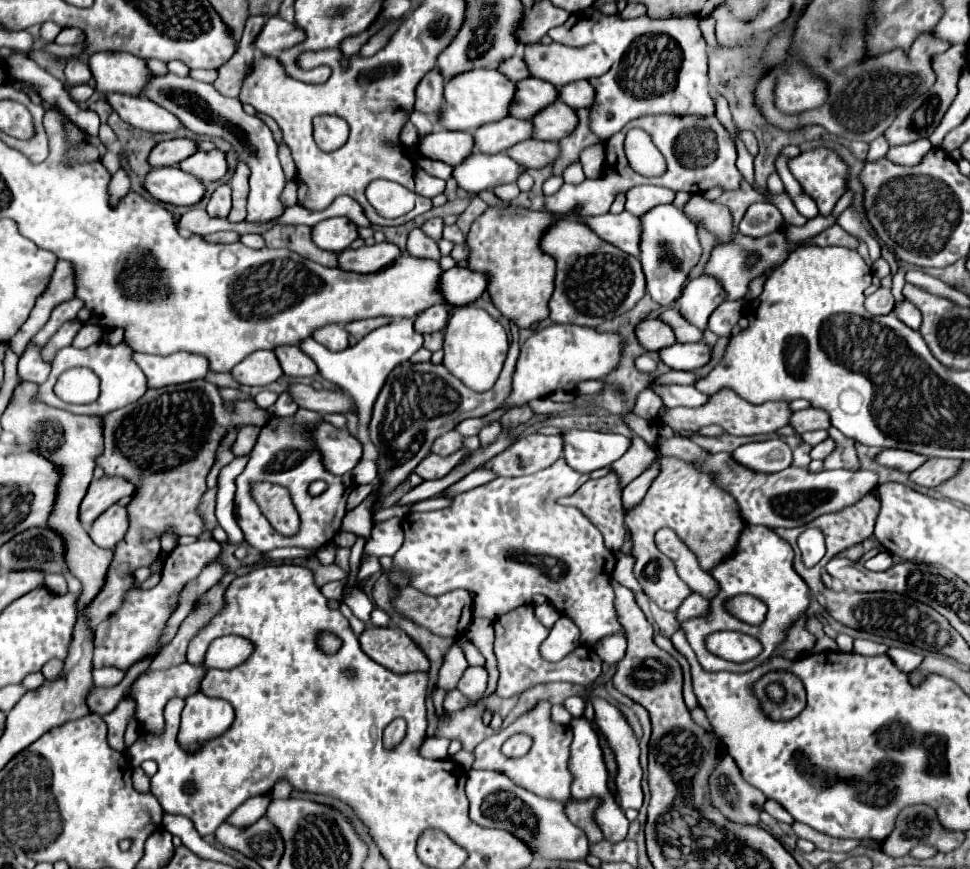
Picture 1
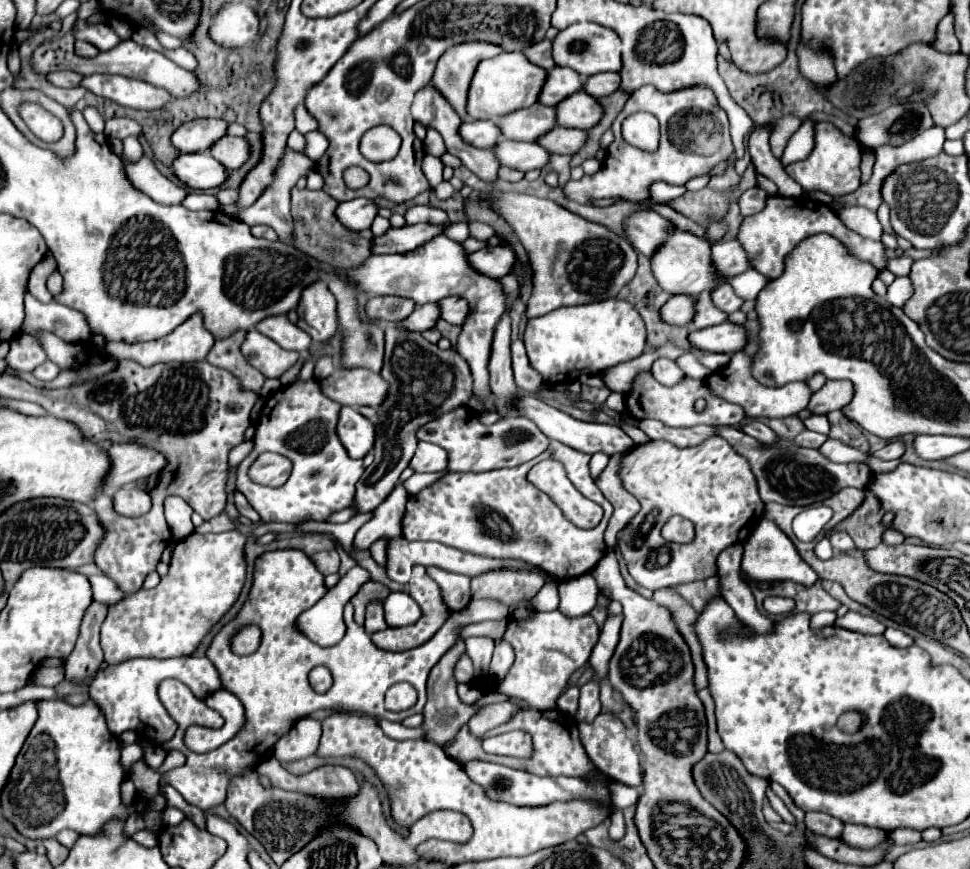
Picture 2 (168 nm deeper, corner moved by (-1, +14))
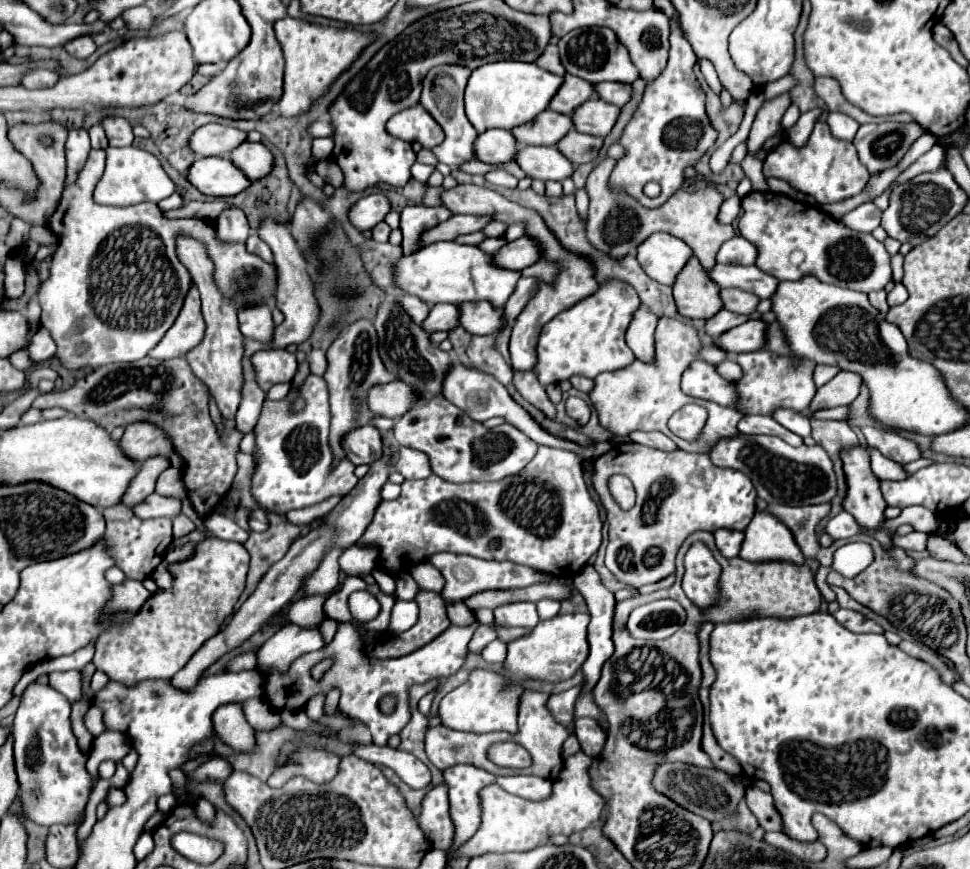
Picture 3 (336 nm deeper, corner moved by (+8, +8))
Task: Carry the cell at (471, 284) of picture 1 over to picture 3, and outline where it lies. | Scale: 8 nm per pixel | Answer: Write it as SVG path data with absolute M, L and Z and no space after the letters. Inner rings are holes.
M528 236L504 244L492 256L492 262L496 262L496 266L504 266L506 270L524 270L526 266L532 266L538 260L540 260L540 248Z

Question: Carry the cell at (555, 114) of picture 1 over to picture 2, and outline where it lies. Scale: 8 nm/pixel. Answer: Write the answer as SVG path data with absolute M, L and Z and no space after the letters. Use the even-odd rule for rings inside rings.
M577 92L577 96L569 96L565 104L557 106L557 120L561 126L589 130L599 124L603 118L603 106L597 98L587 92Z

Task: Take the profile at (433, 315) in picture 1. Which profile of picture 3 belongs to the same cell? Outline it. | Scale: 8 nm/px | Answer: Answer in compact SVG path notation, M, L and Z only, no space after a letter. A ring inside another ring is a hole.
M462 302L458 310L458 326L470 334L498 334L502 330L502 308L496 310L490 302Z

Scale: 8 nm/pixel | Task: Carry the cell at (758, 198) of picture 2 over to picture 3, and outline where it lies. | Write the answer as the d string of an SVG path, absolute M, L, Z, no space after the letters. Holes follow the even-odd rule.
M732 196L732 198L728 198L728 200L722 202L718 218L720 218L722 224L732 224L738 218L738 214L740 214L740 198Z

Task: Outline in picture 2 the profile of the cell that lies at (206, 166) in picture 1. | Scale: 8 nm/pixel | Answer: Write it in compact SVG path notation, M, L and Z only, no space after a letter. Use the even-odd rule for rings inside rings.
M225 136L219 144L215 144L211 148L211 154L221 160L221 164L225 164L229 170L237 170L241 168L249 156L251 156L251 146L247 138L239 138L239 136Z

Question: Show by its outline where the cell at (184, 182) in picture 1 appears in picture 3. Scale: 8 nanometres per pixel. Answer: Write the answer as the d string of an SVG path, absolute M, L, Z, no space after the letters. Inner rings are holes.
M200 158L188 168L188 182L206 196L236 196L250 186L250 180L226 158Z

